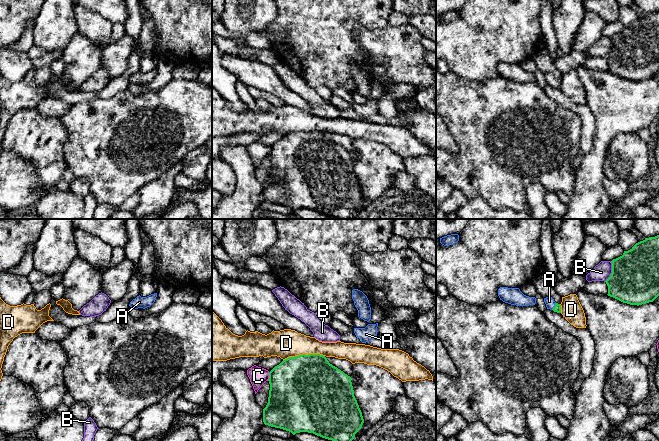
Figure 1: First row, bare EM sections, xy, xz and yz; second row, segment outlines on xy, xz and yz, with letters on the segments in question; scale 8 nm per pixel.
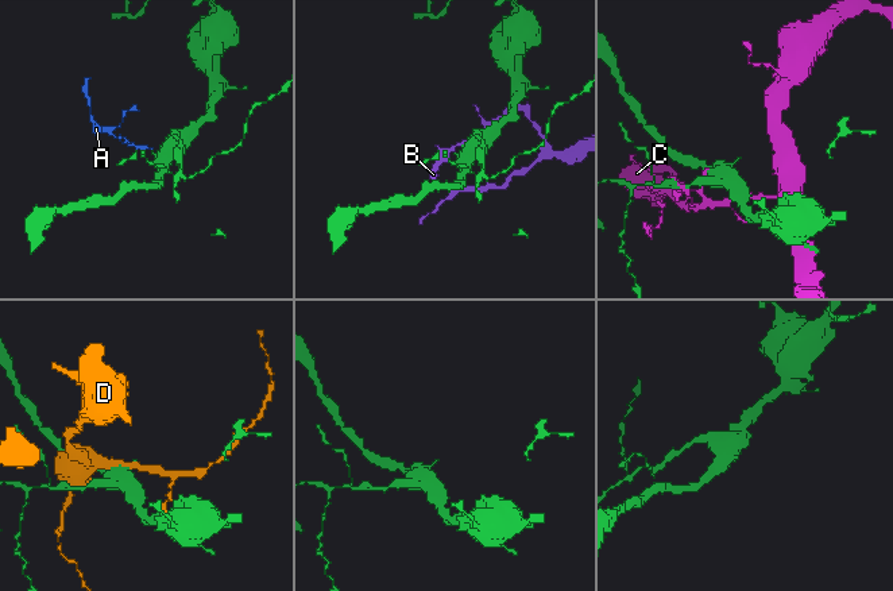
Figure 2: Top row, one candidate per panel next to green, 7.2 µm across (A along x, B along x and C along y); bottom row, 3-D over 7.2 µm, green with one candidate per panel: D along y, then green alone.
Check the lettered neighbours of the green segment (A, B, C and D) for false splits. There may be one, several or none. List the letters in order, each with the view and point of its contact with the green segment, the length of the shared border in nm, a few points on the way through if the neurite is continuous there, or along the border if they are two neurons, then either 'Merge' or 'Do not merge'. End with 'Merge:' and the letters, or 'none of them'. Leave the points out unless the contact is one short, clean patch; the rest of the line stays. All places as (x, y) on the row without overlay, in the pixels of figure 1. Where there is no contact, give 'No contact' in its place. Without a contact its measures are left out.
A: Touches green at yz (554, 82). Shared border 70 nm. Path across: yz (557, 84), (554, 82), (549, 77). Merge
B: Touches green at yz (612, 47). Shared border 180 nm. Do not merge
C: Touches green at xz (269, 152). Shared border 70 nm. Do not merge
D: Touches green at xz (303, 130). Shared border 340 nm. Do not merge
Merge: A

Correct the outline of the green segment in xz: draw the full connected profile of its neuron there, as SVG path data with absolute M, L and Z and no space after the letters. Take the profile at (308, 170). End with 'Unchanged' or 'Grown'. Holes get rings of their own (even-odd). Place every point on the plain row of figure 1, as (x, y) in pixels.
M323 131L289 133L269 148L268 157L268 179L263 185L265 201L293 211L308 208L336 219L350 219L364 199L351 153L330 140Z. Unchanged

